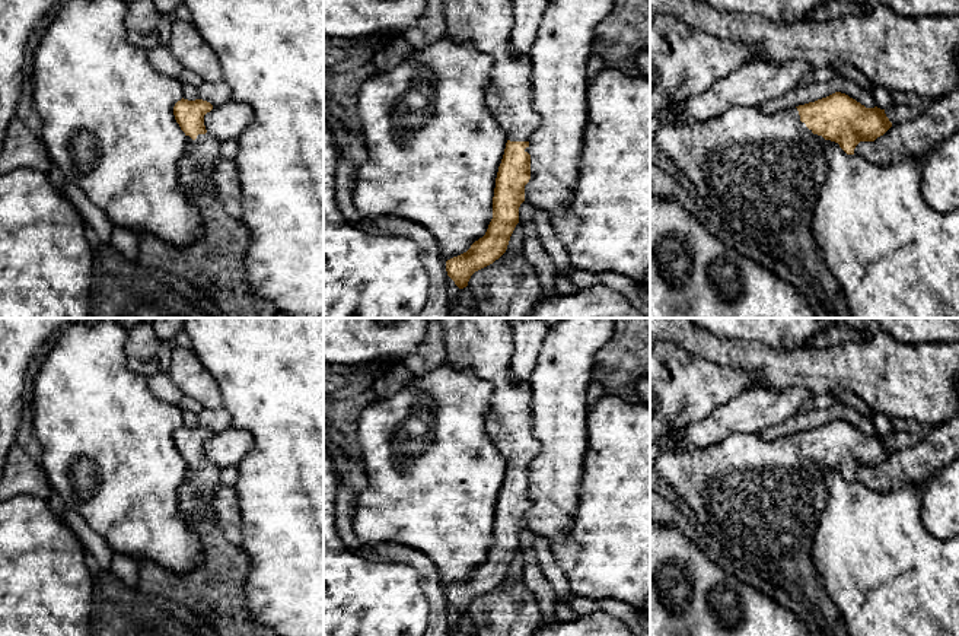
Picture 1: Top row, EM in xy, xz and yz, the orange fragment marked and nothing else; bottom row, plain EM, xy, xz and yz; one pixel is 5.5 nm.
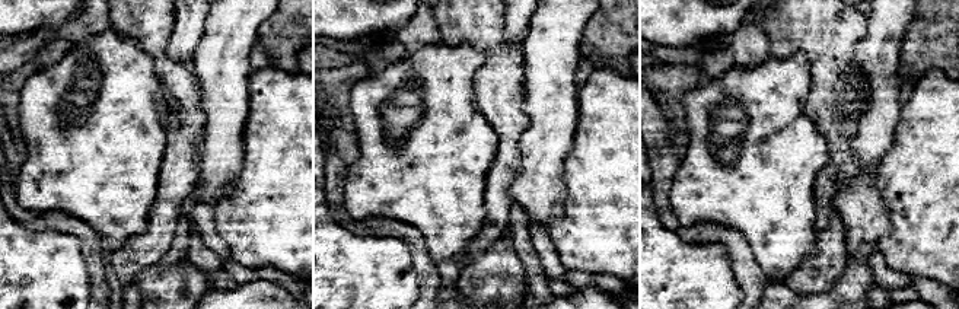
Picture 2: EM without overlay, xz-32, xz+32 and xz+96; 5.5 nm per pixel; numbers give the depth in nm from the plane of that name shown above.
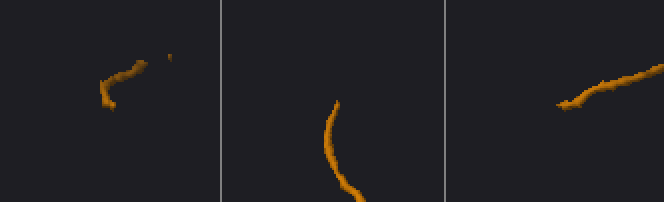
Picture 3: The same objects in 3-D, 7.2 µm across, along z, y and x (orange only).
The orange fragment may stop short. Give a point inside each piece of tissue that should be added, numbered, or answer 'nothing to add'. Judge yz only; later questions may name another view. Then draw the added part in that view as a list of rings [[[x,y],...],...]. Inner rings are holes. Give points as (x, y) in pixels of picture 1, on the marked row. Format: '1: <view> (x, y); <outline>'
1: yz (762, 174); [[[732,106],[704,123],[663,120],[651,144],[686,177],[689,187],[733,232],[765,242],[799,258],[825,290],[838,318],[853,318],[841,286],[832,276],[810,229],[828,162],[821,140],[800,121],[797,108],[761,112]]]

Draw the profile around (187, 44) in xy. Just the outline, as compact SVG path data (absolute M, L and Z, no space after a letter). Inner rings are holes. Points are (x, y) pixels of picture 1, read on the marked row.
M173 20L168 48L181 64L203 80L217 83L223 80L222 67L213 48L206 42L192 22Z

